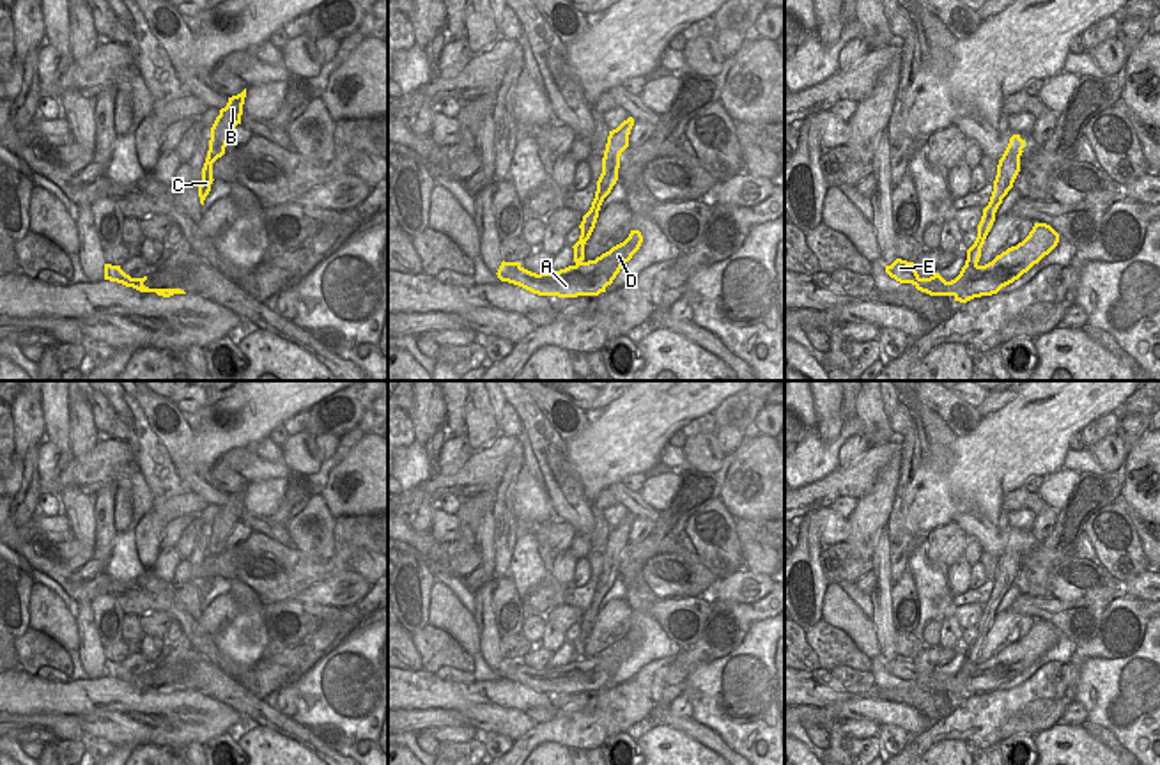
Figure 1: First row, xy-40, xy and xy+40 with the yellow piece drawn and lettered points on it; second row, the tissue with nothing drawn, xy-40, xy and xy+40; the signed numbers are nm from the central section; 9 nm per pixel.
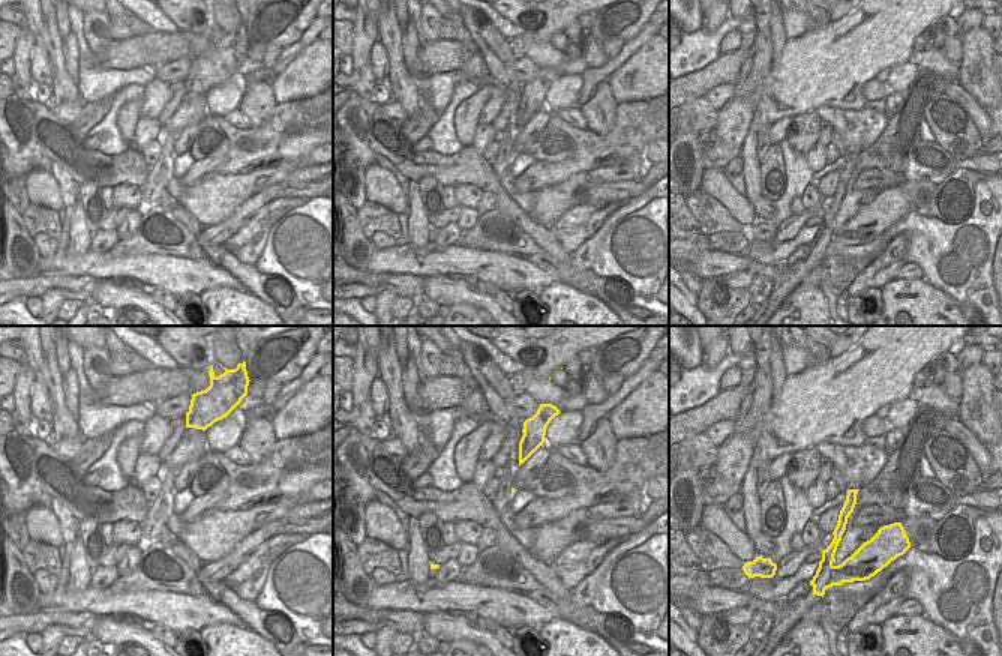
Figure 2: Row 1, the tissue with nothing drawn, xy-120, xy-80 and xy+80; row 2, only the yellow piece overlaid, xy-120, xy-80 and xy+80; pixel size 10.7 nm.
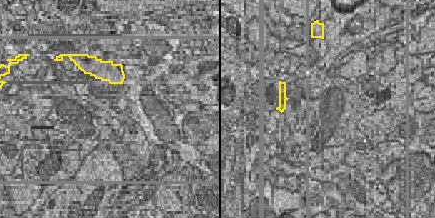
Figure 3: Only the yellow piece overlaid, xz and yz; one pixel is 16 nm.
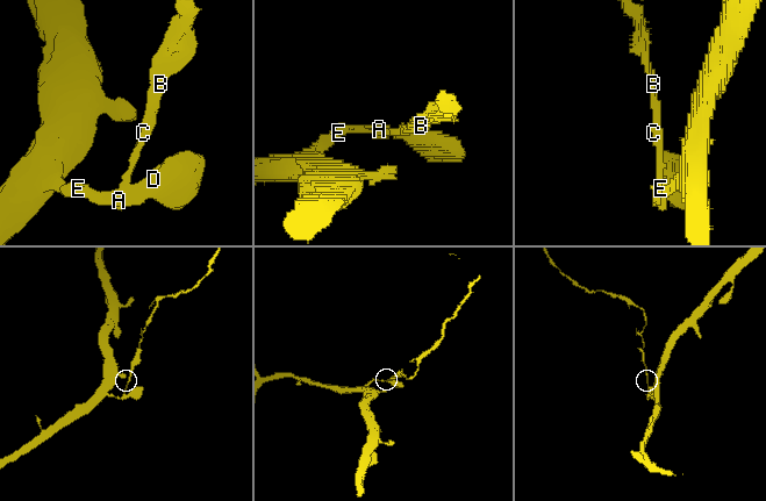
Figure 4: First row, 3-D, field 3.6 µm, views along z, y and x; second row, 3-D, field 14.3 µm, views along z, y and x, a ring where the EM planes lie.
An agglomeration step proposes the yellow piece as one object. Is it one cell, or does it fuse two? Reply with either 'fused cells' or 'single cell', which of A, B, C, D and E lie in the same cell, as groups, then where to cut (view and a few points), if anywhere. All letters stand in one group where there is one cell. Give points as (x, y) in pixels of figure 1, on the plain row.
fused cells; A D E / B C; cut in xy+40 along (978, 663), (964, 664)

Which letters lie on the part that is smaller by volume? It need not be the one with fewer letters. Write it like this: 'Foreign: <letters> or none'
Foreign: B, C

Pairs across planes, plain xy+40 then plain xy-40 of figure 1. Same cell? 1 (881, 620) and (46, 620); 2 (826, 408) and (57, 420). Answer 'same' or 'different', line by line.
1: different
2: different

